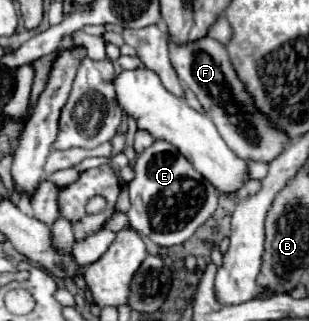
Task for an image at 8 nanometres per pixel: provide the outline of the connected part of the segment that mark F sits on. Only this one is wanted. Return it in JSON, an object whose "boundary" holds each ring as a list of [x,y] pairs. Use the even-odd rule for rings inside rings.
{"boundary":[[[202,37],[190,43],[174,43],[168,39],[170,61],[180,81],[198,97],[208,117],[218,127],[226,145],[242,159],[270,163],[282,153],[282,147],[288,143],[286,133],[274,129],[270,121],[254,107],[250,95],[244,91],[244,85],[236,77],[236,71],[228,59],[228,53],[222,43],[212,37]]]}

